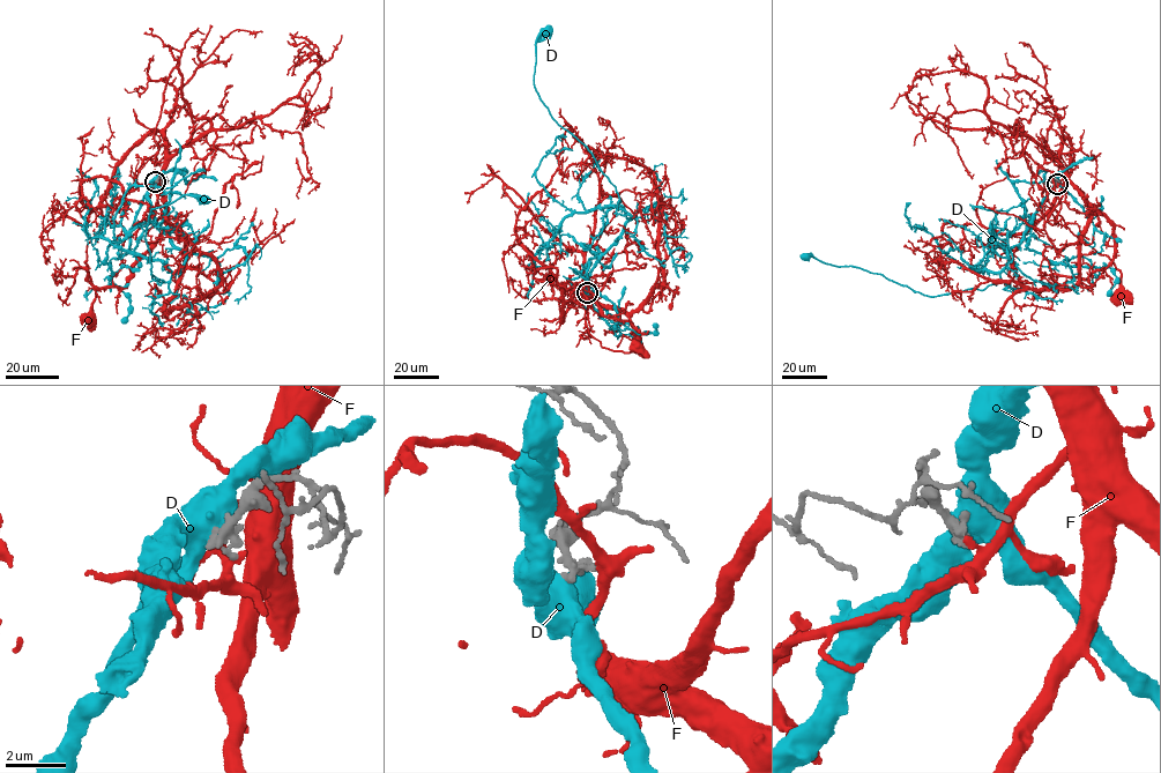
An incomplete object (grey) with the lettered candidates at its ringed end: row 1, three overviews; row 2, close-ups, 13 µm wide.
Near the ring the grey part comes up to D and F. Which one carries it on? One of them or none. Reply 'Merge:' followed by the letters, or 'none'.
Merge: none

